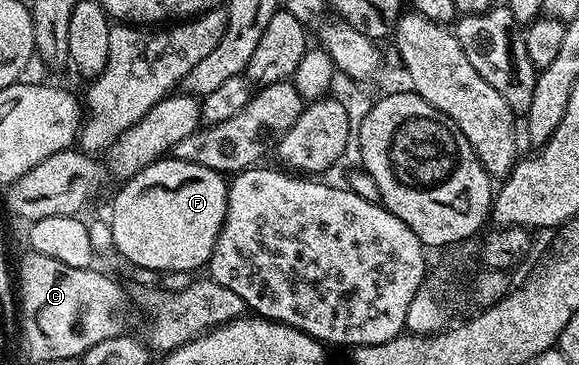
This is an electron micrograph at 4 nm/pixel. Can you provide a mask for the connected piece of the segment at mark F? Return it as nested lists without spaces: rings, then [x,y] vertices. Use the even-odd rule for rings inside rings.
[[[162,158],[139,170],[139,174],[124,181],[118,188],[121,189],[113,200],[113,216],[109,220],[113,231],[113,248],[121,251],[122,258],[130,260],[134,269],[150,268],[168,274],[193,272],[208,265],[227,214],[229,185],[222,173],[207,166]]]

